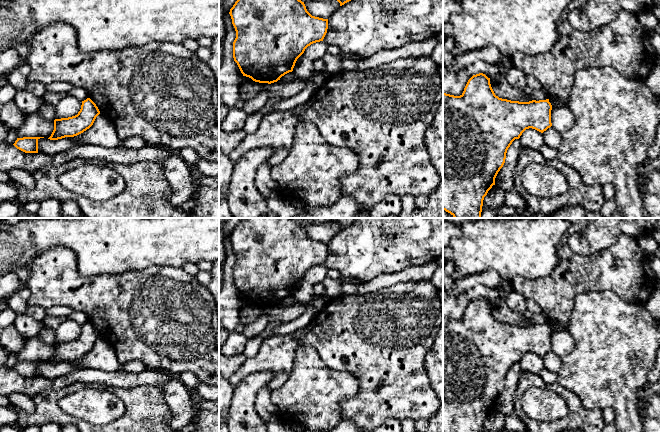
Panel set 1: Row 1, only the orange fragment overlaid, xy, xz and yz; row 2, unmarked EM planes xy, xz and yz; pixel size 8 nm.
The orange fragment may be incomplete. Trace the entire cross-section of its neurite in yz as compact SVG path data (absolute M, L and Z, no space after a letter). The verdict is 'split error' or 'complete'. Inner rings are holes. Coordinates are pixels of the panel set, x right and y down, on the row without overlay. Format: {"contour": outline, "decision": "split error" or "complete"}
{"contour": "M483 297L473 299L468 304L464 315L460 320L443 317L443 432L482 432L484 421L492 410L495 409L495 402L505 387L506 377L512 366L515 363L519 363L526 353L532 352L543 357L550 352L552 350L551 334L552 329L549 326L549 323L519 326L499 322L495 319L491 311L490 302Z", "decision": "complete"}

